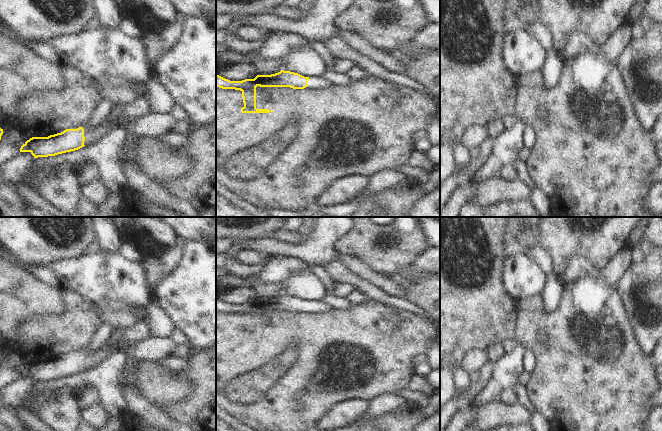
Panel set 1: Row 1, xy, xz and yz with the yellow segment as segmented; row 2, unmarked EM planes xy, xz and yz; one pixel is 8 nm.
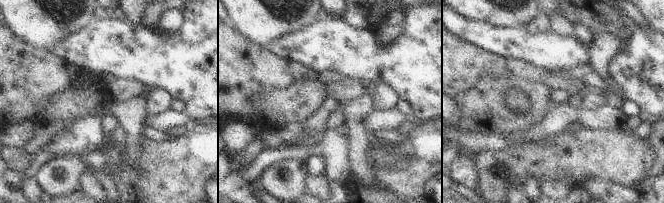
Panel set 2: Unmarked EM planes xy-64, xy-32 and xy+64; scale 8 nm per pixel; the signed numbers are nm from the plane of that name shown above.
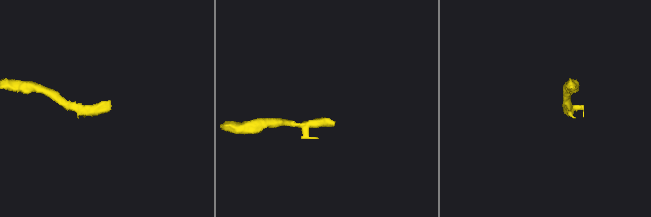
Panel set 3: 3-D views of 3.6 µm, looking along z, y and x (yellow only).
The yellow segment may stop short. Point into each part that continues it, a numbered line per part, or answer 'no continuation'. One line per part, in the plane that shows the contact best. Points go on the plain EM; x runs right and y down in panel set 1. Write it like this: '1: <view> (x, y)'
1: xy (94, 359)

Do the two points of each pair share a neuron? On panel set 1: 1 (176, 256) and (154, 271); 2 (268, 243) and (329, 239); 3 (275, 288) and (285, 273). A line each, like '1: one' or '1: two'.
1: one
2: one
3: two

